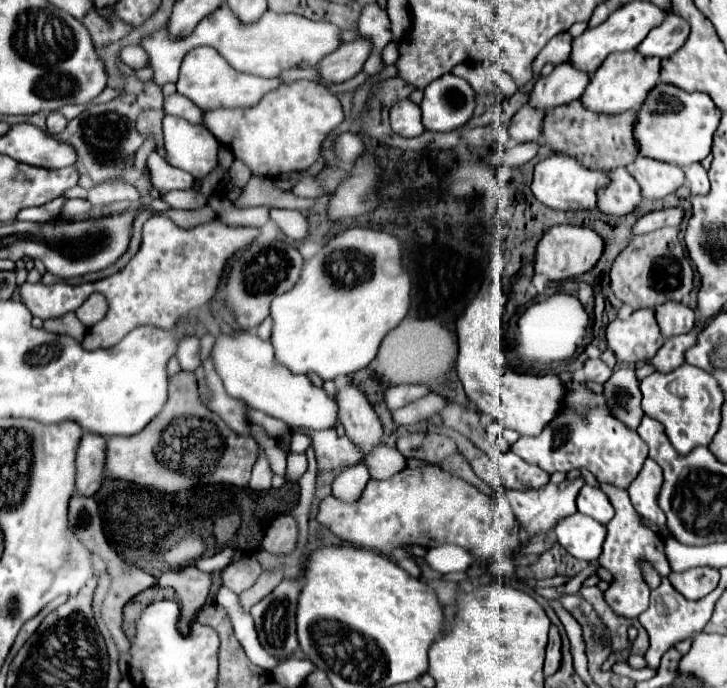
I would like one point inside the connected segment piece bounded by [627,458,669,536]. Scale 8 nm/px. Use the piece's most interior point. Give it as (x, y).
(643, 492)

